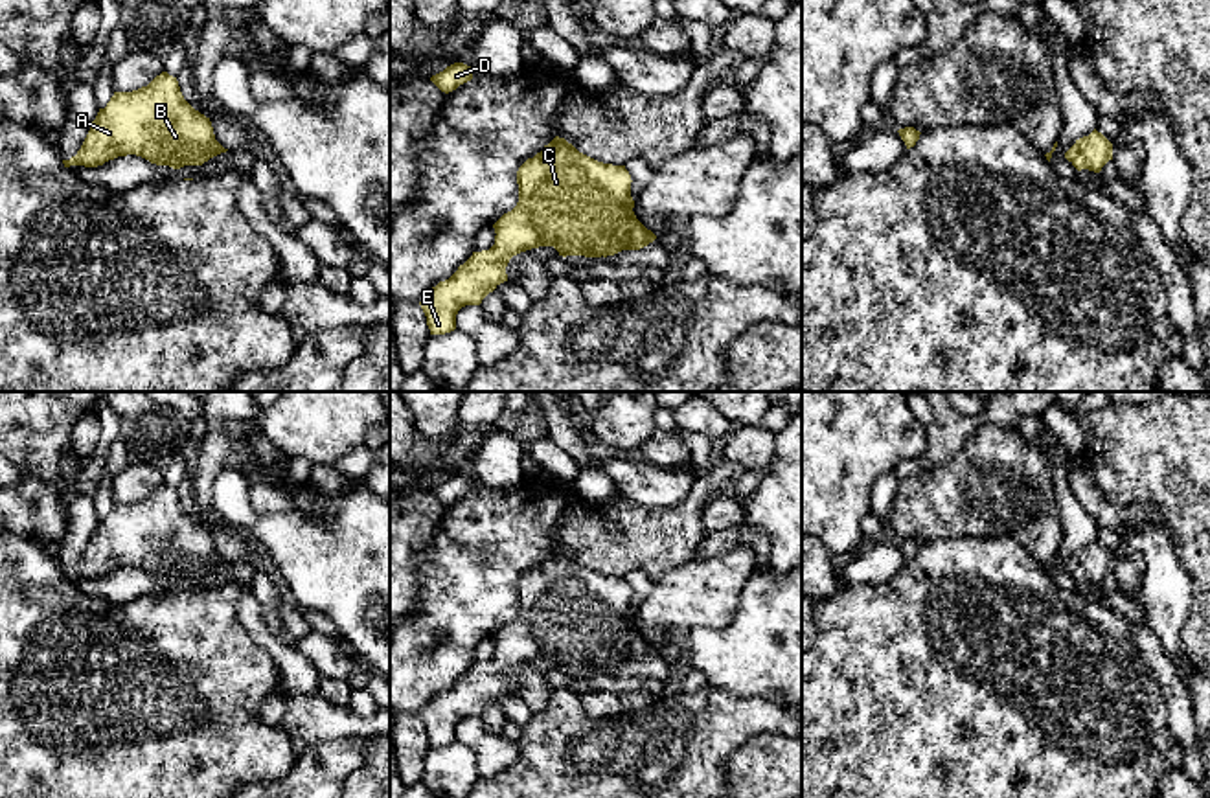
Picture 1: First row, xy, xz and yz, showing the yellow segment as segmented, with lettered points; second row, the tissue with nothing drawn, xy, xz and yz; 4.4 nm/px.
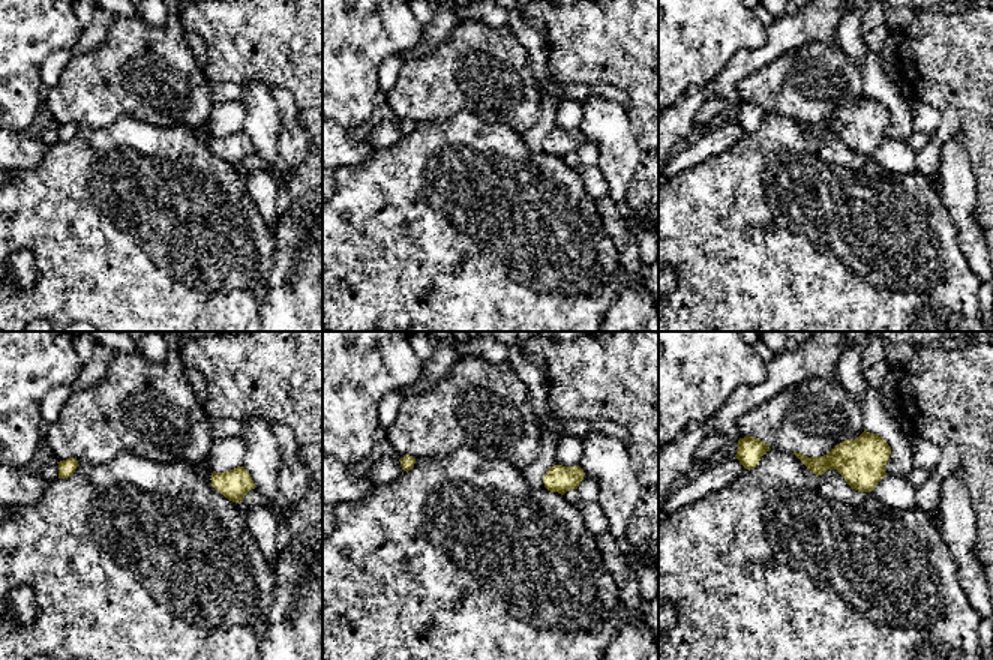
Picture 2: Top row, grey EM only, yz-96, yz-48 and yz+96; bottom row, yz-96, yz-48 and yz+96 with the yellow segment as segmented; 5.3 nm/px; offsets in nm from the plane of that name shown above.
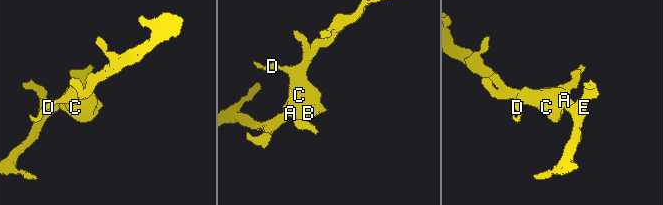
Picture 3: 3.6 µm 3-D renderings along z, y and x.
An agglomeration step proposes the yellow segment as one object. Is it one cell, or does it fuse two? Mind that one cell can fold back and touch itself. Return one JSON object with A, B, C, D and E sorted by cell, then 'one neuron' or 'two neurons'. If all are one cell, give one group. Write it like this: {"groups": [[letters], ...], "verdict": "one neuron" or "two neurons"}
{"groups": [["A", "B", "C", "D", "E"]], "verdict": "one neuron"}

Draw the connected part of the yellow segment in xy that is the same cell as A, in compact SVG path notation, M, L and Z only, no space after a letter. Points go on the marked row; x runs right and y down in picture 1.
M162 72L147 86L114 92L99 108L90 131L64 167L97 167L118 156L136 154L156 165L180 169L202 165L226 153L210 118L182 96L177 77Z

